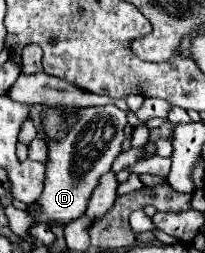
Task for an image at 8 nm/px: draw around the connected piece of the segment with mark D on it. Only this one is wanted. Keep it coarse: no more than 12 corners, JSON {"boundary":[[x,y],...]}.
{"boundary":[[116,105],[72,111],[48,143],[36,223],[86,213],[126,139]]}

